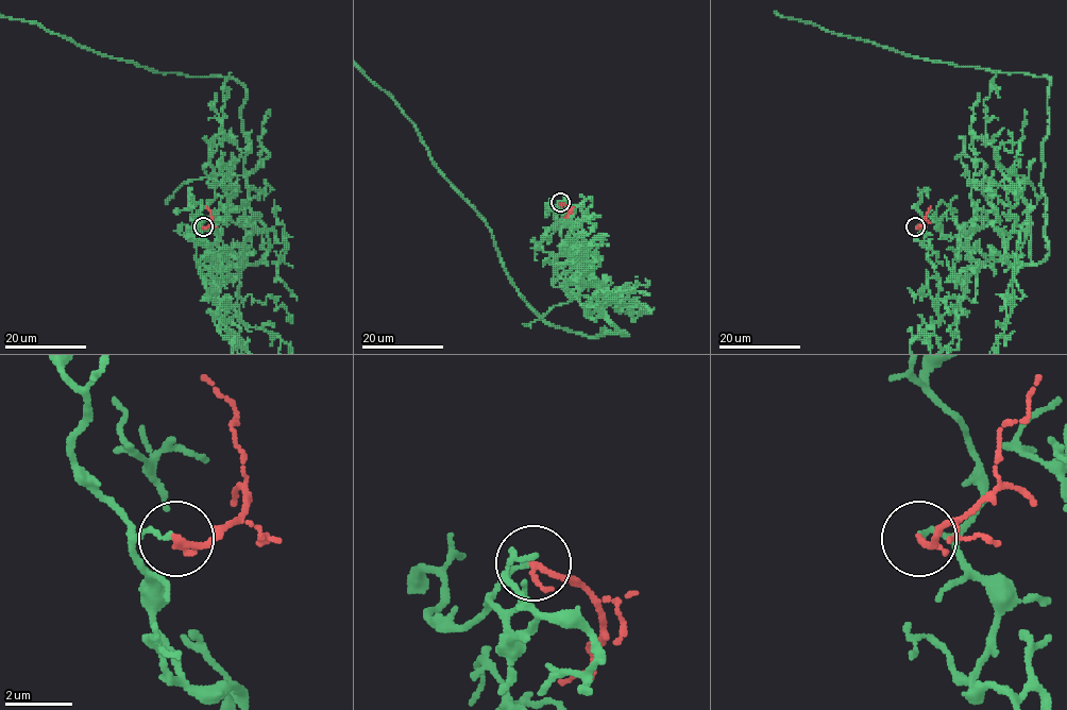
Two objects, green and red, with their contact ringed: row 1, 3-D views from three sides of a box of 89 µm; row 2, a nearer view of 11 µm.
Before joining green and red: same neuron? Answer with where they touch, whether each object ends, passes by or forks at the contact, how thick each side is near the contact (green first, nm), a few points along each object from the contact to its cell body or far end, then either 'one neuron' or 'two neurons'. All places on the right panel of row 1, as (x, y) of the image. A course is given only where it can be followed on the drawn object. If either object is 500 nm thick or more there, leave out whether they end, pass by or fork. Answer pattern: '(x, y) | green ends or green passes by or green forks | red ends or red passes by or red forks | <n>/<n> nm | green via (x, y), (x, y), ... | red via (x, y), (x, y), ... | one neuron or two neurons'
(915, 226) | green ends | red ends | 150/200 nm | green via (915, 227), (942, 299), (960, 299), (981, 261), (1038, 264), (1051, 80), (905, 55), (772, 7) | red via (915, 227), (926, 220), (930, 206) | two neurons

